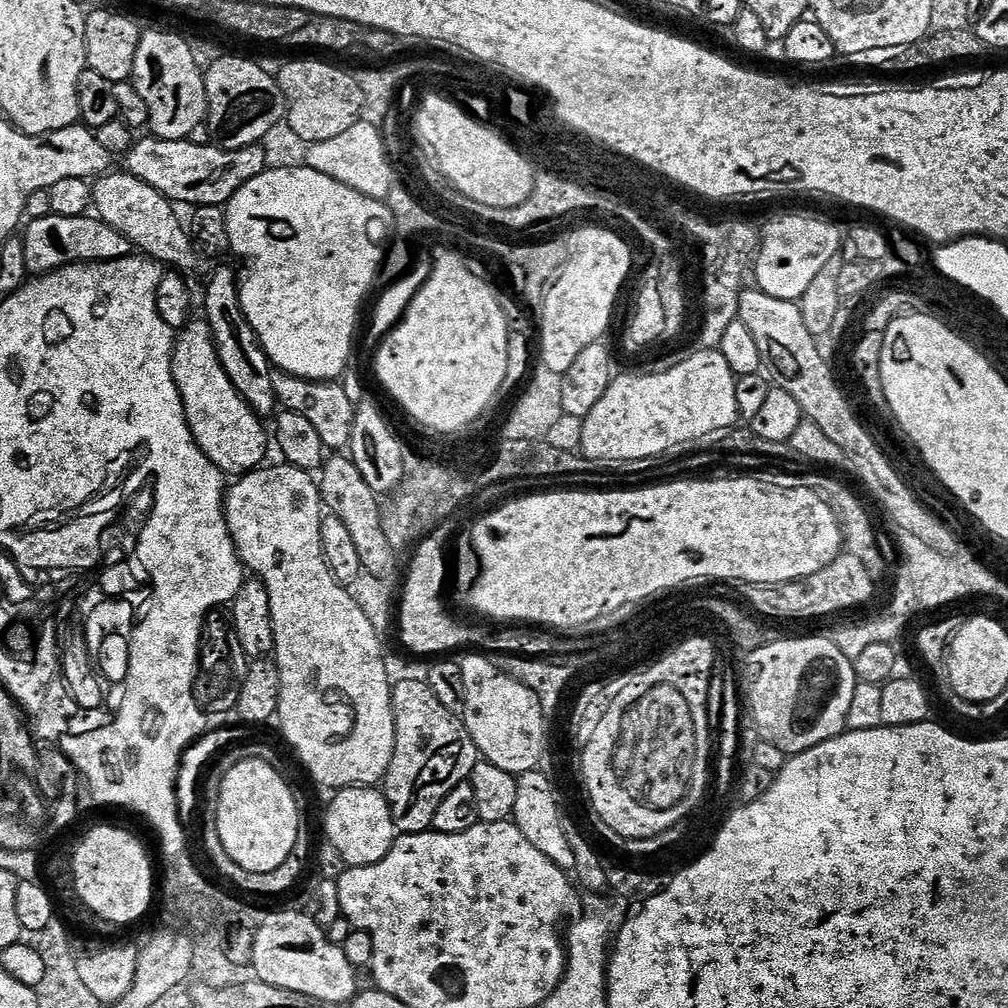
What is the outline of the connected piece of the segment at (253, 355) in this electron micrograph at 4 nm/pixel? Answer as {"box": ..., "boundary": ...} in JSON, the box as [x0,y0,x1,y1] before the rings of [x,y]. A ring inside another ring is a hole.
{"box":[203,268,278,418],"boundary":[[[216,268],[208,285],[204,288],[204,312],[203,315],[208,321],[212,336],[216,339],[218,358],[240,397],[259,412],[261,417],[268,418],[268,415],[275,413],[278,408],[278,401],[274,394],[274,382],[272,381],[273,367],[268,363],[268,356],[264,348],[258,342],[250,322],[244,316],[240,305],[241,281],[236,280],[236,272],[232,268]]]}

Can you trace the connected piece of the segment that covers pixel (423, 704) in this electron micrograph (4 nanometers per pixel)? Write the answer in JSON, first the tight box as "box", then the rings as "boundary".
{"box":[382,679,478,833],"boundary":[[[397,679],[392,685],[392,709],[396,741],[382,791],[388,799],[397,833],[426,832],[432,828],[442,798],[471,777],[478,763],[476,744],[464,727],[463,719],[438,702],[427,679]]]}

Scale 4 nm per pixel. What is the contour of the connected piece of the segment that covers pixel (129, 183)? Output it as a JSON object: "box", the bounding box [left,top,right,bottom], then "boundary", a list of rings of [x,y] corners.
{"box":[92,170,197,270],"boundary":[[[127,170],[109,171],[95,181],[92,189],[94,212],[99,219],[106,221],[118,234],[132,243],[133,249],[159,262],[161,265],[173,264],[176,270],[192,268],[196,264],[197,249],[189,229],[176,217],[177,209],[173,201],[165,198],[152,184],[132,176]]]}

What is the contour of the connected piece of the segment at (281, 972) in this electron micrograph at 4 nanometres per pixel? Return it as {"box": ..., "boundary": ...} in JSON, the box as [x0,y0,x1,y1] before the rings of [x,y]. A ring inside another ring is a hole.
{"box":[250,912,356,1006],"boundary":[[[272,912],[268,917],[260,920],[260,929],[254,938],[254,954],[250,965],[254,970],[255,979],[263,984],[269,984],[282,990],[290,990],[294,994],[306,994],[315,1000],[326,1002],[329,1006],[336,1004],[351,1005],[356,997],[356,968],[350,957],[344,953],[345,949],[339,944],[330,942],[327,931],[320,927],[315,915],[304,912]]]}

